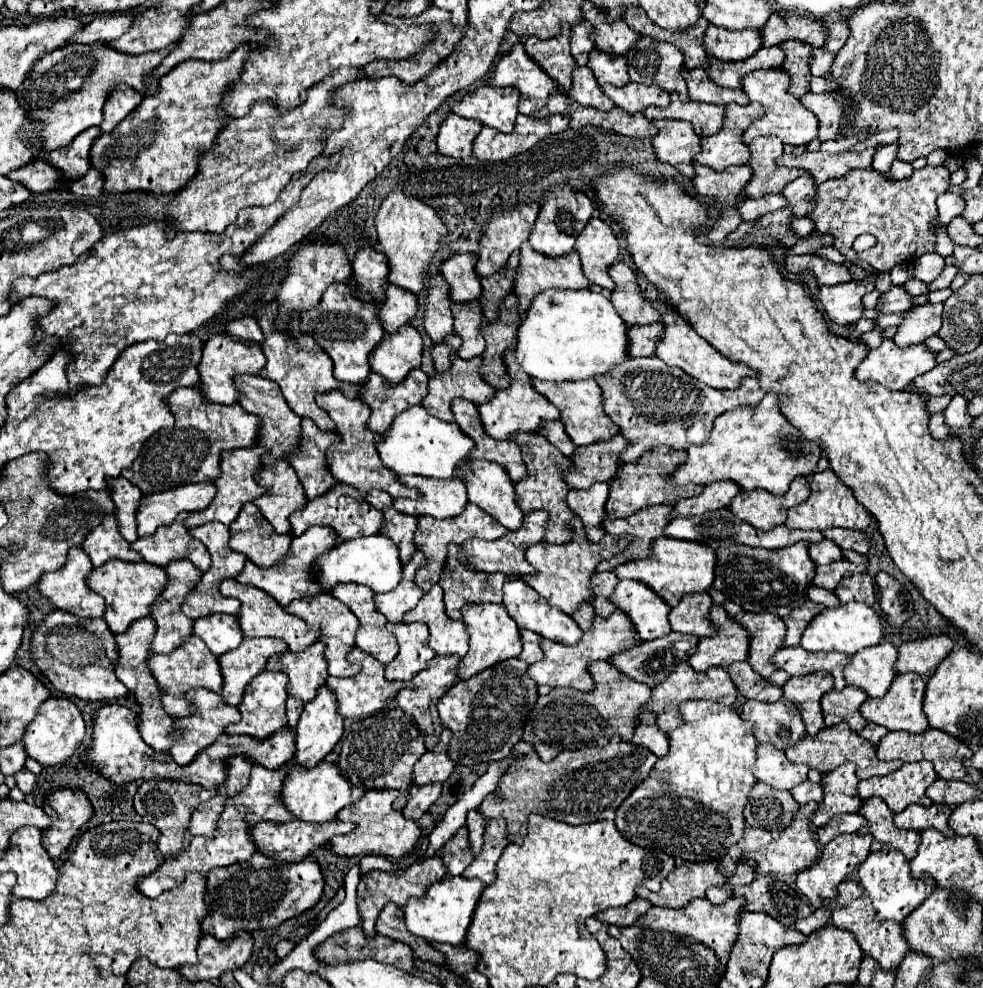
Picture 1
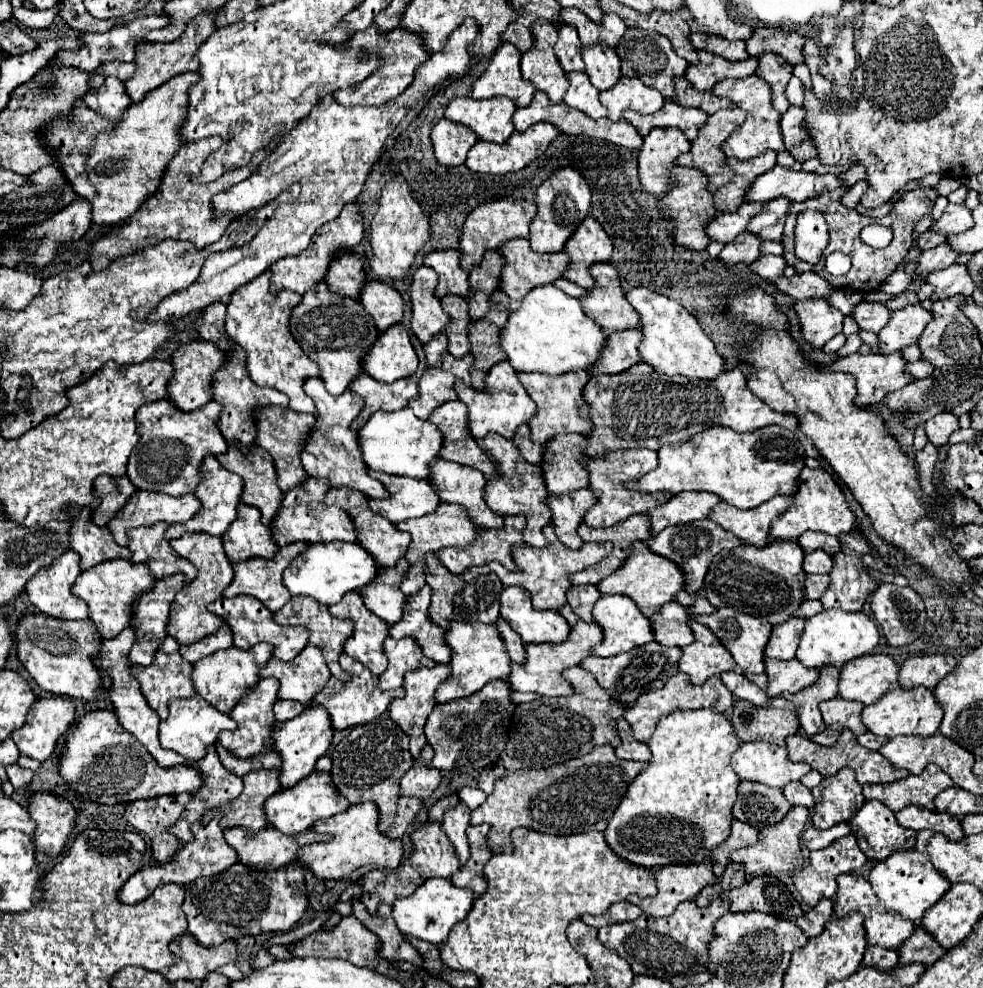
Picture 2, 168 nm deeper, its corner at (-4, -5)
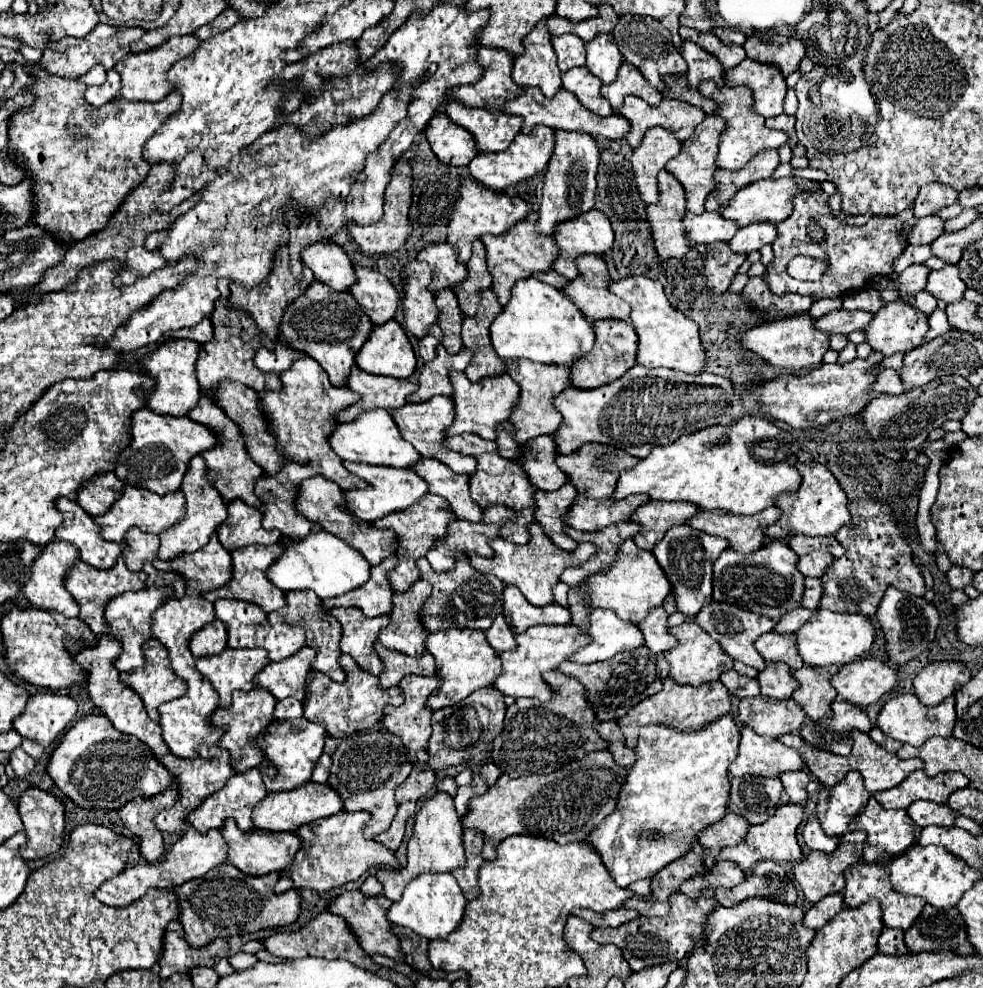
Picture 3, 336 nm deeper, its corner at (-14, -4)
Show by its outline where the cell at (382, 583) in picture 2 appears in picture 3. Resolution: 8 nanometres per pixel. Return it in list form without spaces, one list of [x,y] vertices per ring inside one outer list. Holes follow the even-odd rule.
[[[395,555],[387,557],[381,565],[371,569],[371,577],[367,585],[353,589],[351,593],[345,593],[341,597],[335,597],[331,601],[325,601],[325,607],[359,607],[367,617],[377,617],[377,615],[387,615],[391,613],[391,597],[395,591],[391,589],[387,573],[395,569],[399,559]]]

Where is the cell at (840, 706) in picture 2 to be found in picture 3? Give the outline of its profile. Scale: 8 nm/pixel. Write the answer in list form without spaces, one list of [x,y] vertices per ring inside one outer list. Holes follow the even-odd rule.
[[[835,699],[833,701],[833,717],[821,719],[817,723],[805,721],[799,729],[801,737],[817,749],[825,749],[837,755],[851,753],[851,731],[859,729],[863,733],[871,731],[871,721],[863,707],[851,705],[849,701]]]

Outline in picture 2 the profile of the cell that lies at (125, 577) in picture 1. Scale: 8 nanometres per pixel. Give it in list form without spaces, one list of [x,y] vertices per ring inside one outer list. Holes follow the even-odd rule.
[[[117,558],[117,560],[101,562],[101,566],[93,566],[81,572],[71,592],[89,606],[89,620],[97,626],[97,632],[101,634],[101,638],[113,638],[129,626],[131,604],[141,594],[145,594],[145,590],[151,590],[153,584],[155,584],[155,578],[149,574],[147,566]]]

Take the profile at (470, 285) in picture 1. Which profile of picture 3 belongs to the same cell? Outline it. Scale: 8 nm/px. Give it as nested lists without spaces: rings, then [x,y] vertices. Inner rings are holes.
[[[449,243],[425,247],[419,251],[417,259],[427,261],[433,267],[433,281],[429,285],[433,293],[439,289],[453,289],[459,281],[467,279],[467,267],[457,261],[457,249]]]

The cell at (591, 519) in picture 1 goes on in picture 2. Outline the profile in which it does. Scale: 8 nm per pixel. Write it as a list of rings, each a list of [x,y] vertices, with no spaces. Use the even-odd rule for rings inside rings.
[[[575,490],[573,494],[561,494],[561,496],[547,496],[547,506],[551,510],[551,524],[555,528],[557,538],[567,546],[577,550],[581,546],[581,538],[577,538],[577,526],[581,524],[581,518],[585,516],[585,510],[593,506],[595,498],[591,490]]]

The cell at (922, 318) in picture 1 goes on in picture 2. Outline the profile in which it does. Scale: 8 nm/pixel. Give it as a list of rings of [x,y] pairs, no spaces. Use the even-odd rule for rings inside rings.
[[[919,304],[891,312],[885,330],[877,332],[879,352],[891,354],[901,350],[903,346],[917,344],[917,338],[921,336],[921,330],[925,330],[925,326],[929,324],[929,318],[931,312]]]

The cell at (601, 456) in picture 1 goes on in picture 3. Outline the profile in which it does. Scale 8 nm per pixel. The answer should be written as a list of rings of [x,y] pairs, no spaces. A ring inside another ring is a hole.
[[[541,435],[531,439],[523,445],[523,459],[519,461],[527,475],[531,477],[531,483],[537,489],[543,491],[555,491],[563,487],[567,481],[567,473],[563,473],[555,465],[555,457],[559,455],[555,437],[553,435]]]

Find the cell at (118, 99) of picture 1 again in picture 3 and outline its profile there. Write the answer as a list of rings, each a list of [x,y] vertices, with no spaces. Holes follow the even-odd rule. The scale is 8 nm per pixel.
[[[111,69],[111,71],[107,71],[105,85],[101,85],[101,87],[87,87],[85,99],[93,107],[101,107],[103,103],[115,101],[119,97],[119,89],[121,89],[121,77],[119,77],[119,73],[115,73]]]

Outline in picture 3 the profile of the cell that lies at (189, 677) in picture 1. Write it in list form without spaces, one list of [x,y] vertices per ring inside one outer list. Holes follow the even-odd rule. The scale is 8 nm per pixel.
[[[149,639],[145,641],[143,649],[147,665],[129,673],[121,673],[121,681],[125,681],[143,697],[149,717],[159,721],[159,705],[175,697],[183,697],[187,685],[183,685],[179,677],[175,677],[175,671],[171,669],[167,657],[167,647],[161,645],[161,641]]]

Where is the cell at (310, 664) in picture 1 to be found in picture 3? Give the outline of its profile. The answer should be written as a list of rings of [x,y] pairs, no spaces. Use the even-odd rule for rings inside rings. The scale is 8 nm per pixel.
[[[303,647],[279,663],[269,663],[263,671],[259,671],[259,675],[255,675],[255,683],[277,699],[295,697],[305,701],[307,677],[313,671],[311,661],[315,661],[315,649]]]

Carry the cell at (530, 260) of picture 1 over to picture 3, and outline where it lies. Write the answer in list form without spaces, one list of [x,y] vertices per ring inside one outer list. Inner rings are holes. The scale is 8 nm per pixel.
[[[533,211],[525,221],[521,221],[519,225],[515,225],[509,233],[493,237],[493,235],[485,235],[481,241],[485,243],[487,249],[487,265],[489,265],[489,273],[493,275],[493,291],[499,299],[501,305],[507,305],[507,301],[511,299],[511,285],[515,281],[521,281],[523,277],[533,277],[535,273],[545,273],[553,269],[553,261],[559,255],[559,247],[551,237],[541,237],[537,233],[537,213]]]

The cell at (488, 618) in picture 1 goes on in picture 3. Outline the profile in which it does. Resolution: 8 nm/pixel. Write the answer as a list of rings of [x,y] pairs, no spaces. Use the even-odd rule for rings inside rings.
[[[451,629],[451,631],[439,631],[431,633],[427,639],[427,651],[437,661],[437,677],[441,679],[435,693],[431,693],[427,705],[431,709],[443,709],[461,703],[467,695],[481,687],[489,687],[495,677],[499,677],[499,671],[503,669],[499,665],[499,651],[491,649],[487,645],[487,637],[483,631],[475,629]]]

